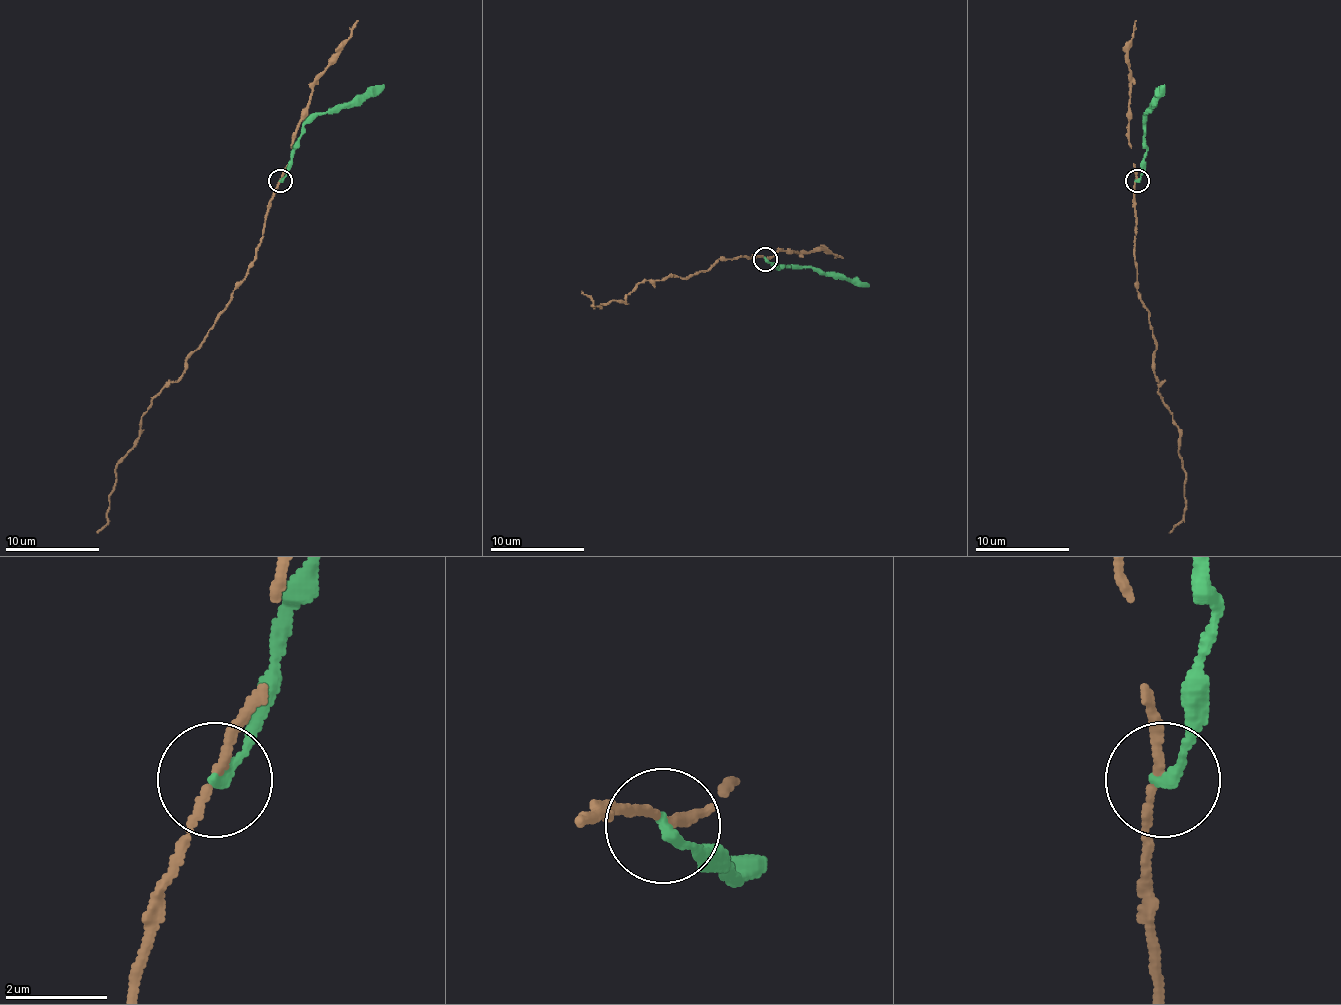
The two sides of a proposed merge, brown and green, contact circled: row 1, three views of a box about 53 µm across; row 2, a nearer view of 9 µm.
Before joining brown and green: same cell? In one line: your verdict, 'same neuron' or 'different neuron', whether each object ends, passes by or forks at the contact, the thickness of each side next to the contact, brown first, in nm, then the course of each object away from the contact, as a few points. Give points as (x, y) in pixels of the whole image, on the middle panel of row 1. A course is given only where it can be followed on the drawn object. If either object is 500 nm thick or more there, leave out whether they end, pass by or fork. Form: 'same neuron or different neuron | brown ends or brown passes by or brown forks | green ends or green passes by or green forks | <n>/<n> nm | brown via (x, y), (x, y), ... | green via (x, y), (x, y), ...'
different neuron | brown passes by | green ends | 150/240 nm | brown via (766, 258), (721, 258), (690, 277), (669, 275), (638, 282), (624, 301), (594, 308), (582, 291) | green via (766, 258), (777, 268), (808, 268), (843, 275), (869, 287)

